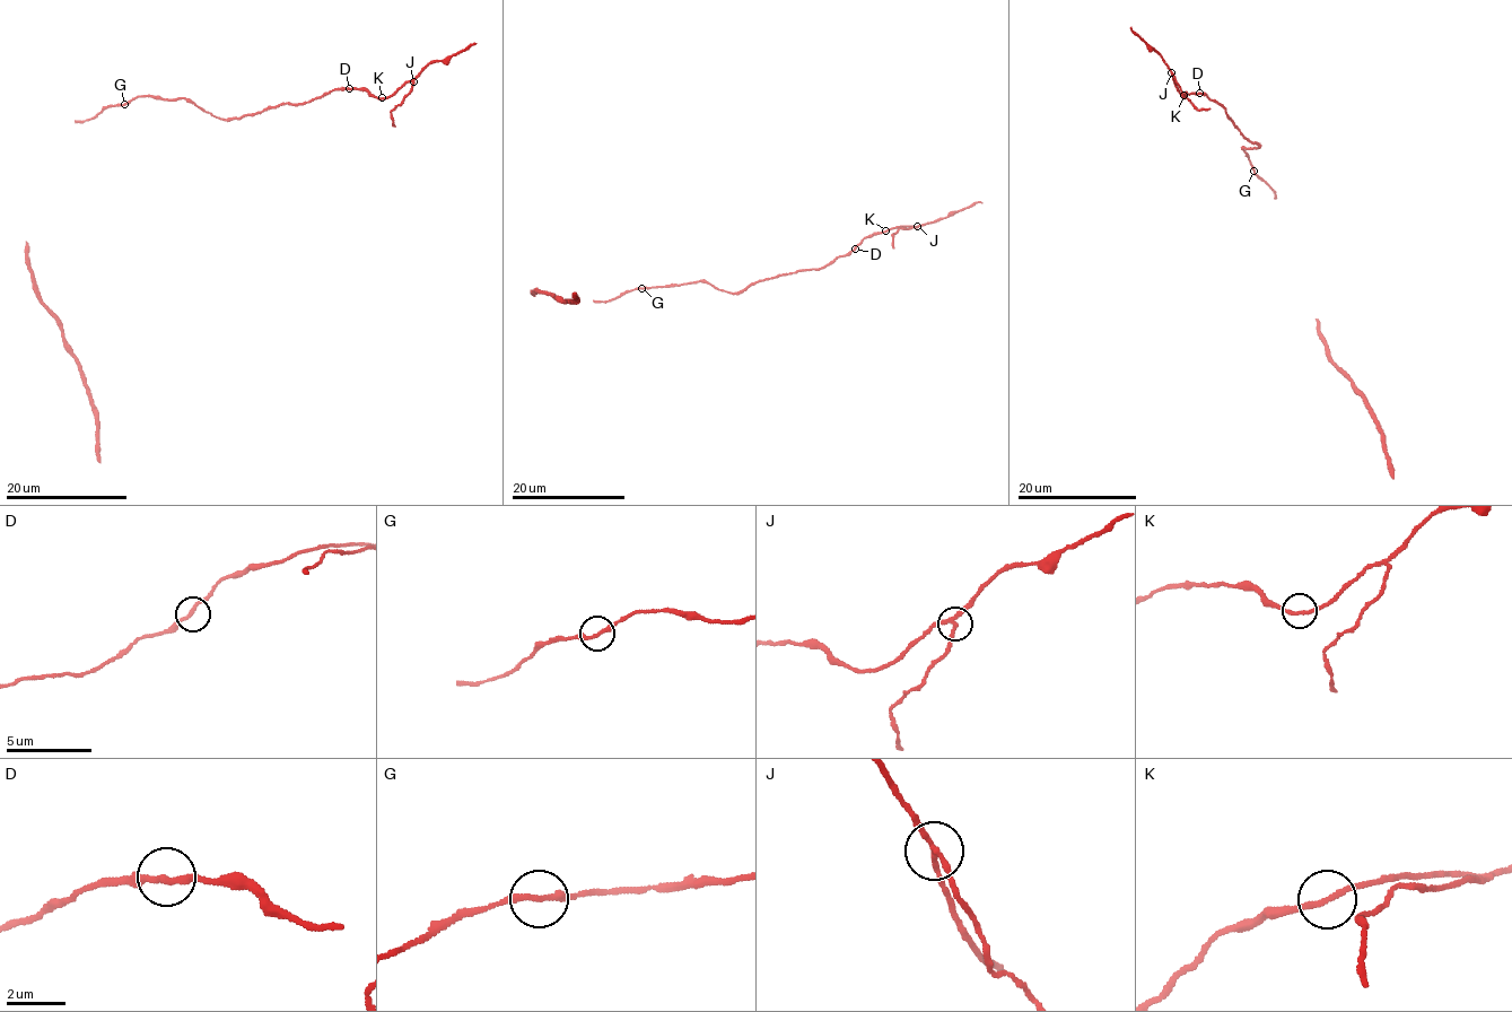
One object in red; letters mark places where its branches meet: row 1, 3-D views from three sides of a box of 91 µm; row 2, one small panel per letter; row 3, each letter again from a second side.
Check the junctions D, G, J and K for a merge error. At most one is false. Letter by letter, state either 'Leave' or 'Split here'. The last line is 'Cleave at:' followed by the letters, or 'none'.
D: Leave
G: Leave
J: Split here
K: Leave
Cleave at: J

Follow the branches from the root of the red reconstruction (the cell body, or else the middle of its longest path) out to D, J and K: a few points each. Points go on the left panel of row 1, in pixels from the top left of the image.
D: (124, 105), (138, 96), (185, 97), (216, 118), (233, 120), (285, 103), (308, 103), (331, 90), (349, 88)
J: (124, 105), (138, 96), (185, 97), (216, 118), (233, 120), (344, 88), (386, 98), (413, 81)
K: (124, 105), (138, 96), (185, 97), (223, 120), (285, 103), (308, 103), (344, 88), (366, 89), (382, 97)

